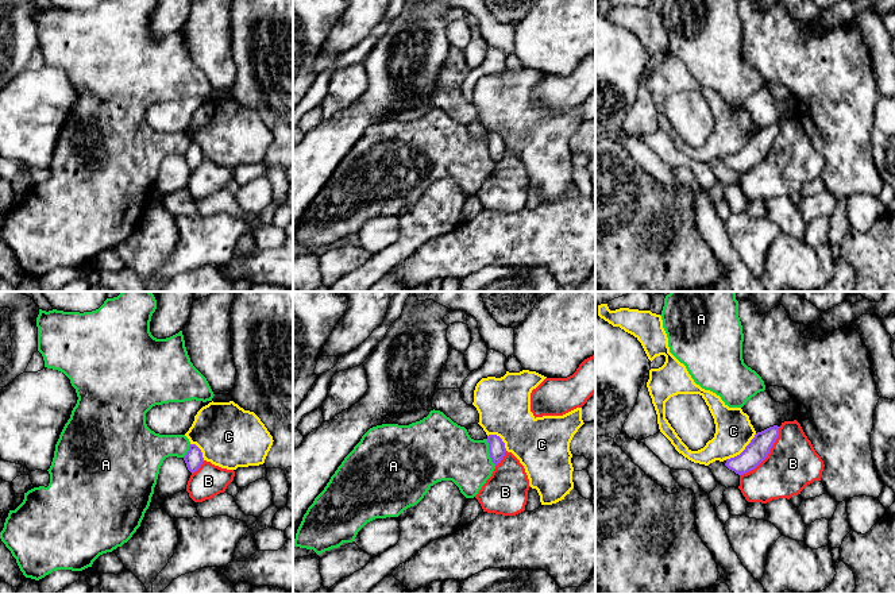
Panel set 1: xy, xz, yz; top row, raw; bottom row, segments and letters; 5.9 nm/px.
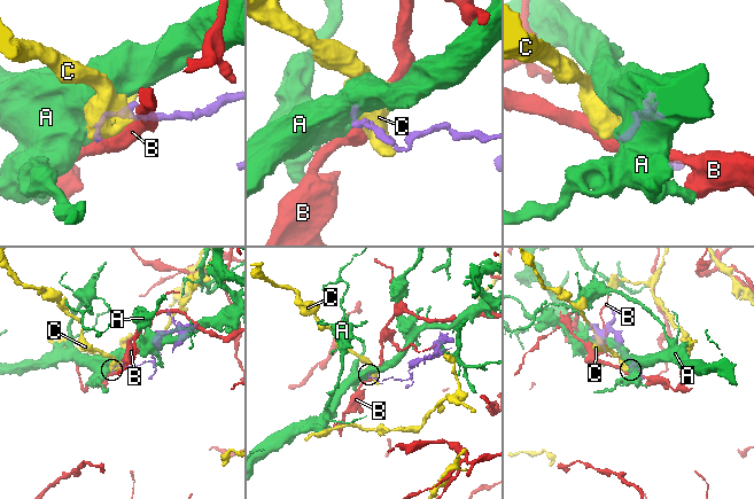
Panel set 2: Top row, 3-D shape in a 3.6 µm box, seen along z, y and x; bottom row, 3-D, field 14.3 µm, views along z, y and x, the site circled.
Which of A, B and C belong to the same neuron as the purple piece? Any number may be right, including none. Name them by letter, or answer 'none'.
none

